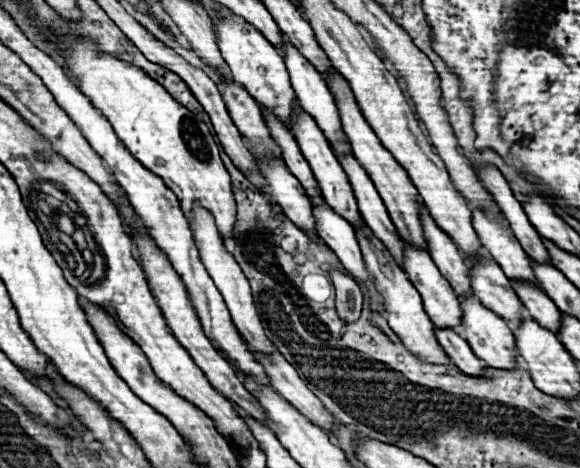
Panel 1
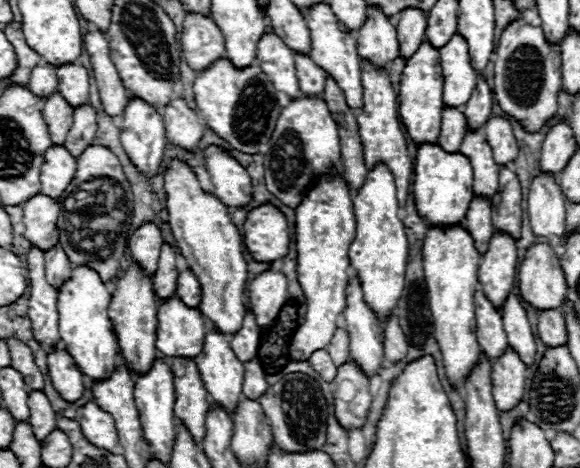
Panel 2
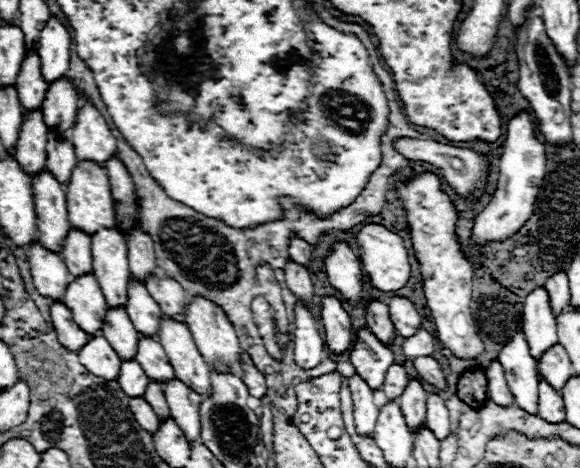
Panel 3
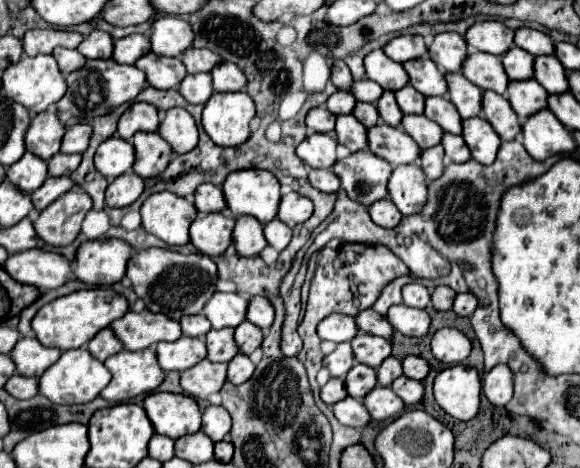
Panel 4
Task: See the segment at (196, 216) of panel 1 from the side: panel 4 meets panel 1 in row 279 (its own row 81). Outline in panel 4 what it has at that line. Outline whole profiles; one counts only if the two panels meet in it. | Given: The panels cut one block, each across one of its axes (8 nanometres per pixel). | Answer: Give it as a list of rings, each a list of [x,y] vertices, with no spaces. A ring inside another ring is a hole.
[[[220,62],[210,70],[212,74],[212,86],[216,92],[228,92],[228,90],[242,90],[246,86],[244,72],[232,64],[232,62]]]

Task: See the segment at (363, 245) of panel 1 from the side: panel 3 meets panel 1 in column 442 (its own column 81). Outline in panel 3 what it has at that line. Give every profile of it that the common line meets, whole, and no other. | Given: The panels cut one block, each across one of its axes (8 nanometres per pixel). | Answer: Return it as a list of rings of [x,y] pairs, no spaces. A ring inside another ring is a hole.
[[[102,334],[90,336],[88,344],[78,352],[78,358],[88,368],[88,372],[98,378],[118,380],[120,376],[120,358]]]

